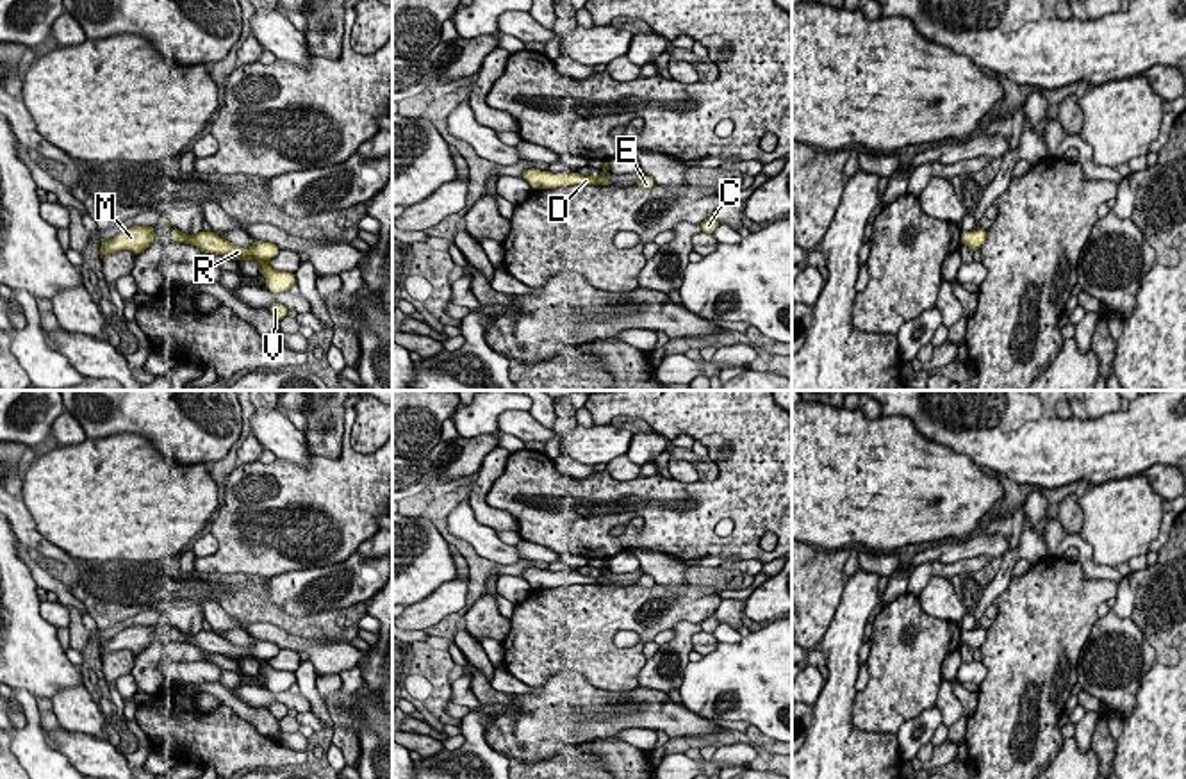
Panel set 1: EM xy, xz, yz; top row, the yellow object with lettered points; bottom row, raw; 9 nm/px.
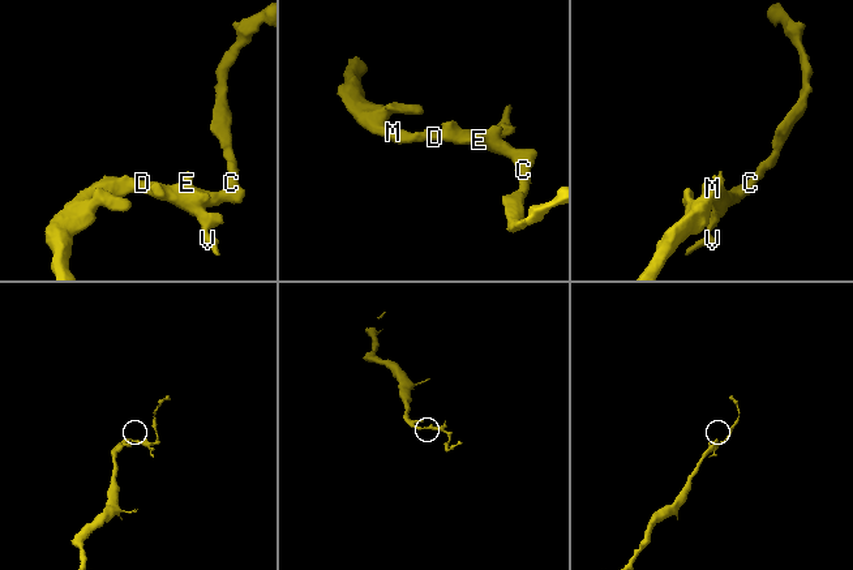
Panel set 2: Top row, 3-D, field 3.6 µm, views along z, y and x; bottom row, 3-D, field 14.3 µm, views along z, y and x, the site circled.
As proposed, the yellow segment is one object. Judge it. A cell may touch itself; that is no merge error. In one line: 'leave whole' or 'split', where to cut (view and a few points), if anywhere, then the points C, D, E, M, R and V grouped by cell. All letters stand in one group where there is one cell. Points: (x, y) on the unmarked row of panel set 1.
leave whole | no cut | C D E M R V

